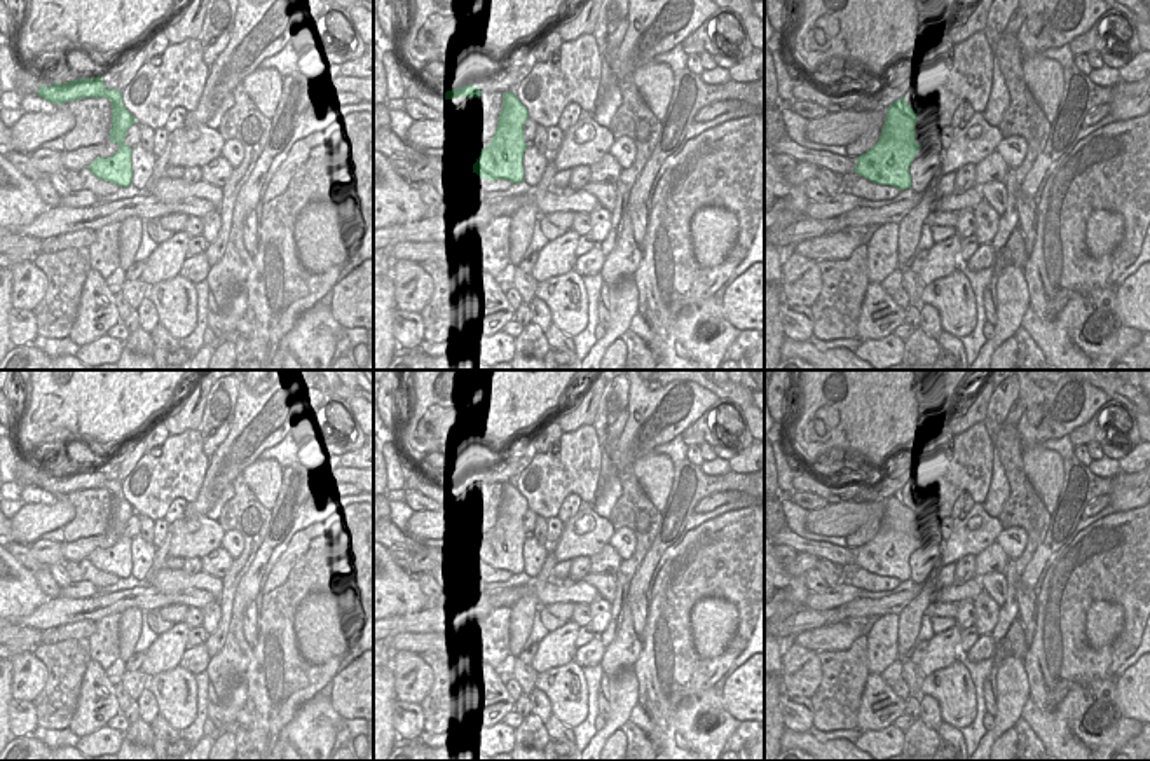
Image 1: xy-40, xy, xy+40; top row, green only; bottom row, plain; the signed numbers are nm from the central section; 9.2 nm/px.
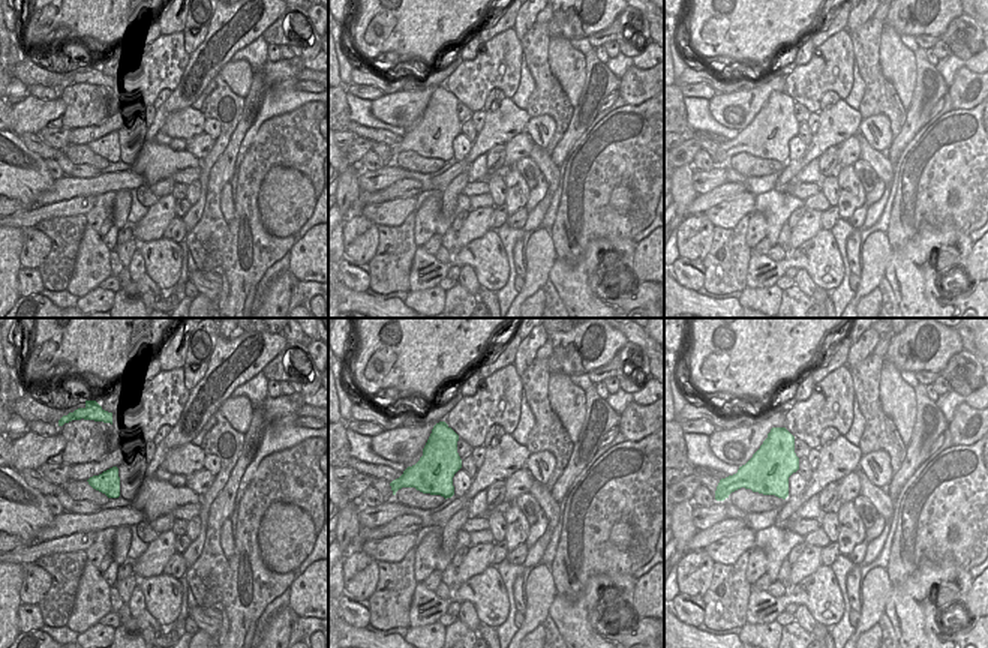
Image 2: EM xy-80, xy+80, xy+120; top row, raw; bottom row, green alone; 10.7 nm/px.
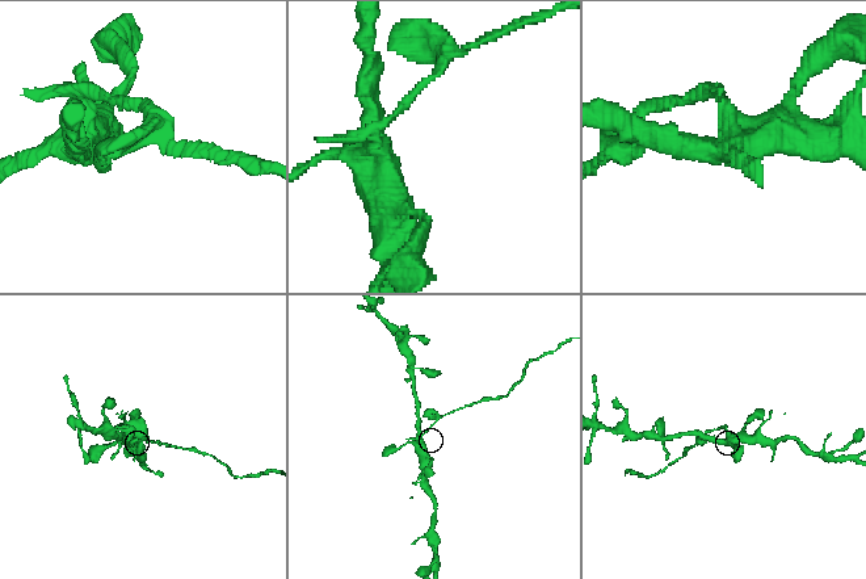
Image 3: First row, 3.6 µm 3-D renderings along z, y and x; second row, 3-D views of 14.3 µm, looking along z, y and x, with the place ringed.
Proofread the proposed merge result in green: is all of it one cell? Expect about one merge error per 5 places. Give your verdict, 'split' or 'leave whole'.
split

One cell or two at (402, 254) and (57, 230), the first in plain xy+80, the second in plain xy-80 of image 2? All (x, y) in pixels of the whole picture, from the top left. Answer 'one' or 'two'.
one

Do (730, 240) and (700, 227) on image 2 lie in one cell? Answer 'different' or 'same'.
different

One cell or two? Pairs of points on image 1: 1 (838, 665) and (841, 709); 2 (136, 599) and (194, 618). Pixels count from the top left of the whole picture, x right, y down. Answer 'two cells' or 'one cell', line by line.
1: one cell
2: two cells

